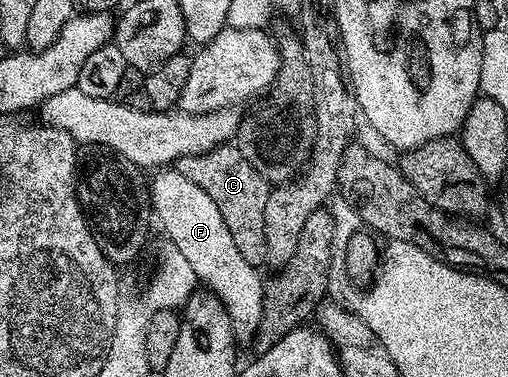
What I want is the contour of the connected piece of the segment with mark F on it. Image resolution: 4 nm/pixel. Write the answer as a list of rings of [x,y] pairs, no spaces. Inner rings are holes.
[[[161,169],[154,175],[157,176],[154,179],[152,176],[149,183],[149,197],[156,222],[157,219],[161,222],[171,247],[187,257],[187,263],[195,269],[198,280],[215,292],[219,301],[223,301],[234,340],[241,345],[252,344],[261,330],[264,313],[266,284],[261,279],[262,272],[239,253],[235,237],[231,237],[231,229],[227,229],[227,221],[223,221],[223,213],[219,213],[219,205],[215,205],[215,201],[211,201],[195,181],[183,177],[183,173],[175,169]]]

